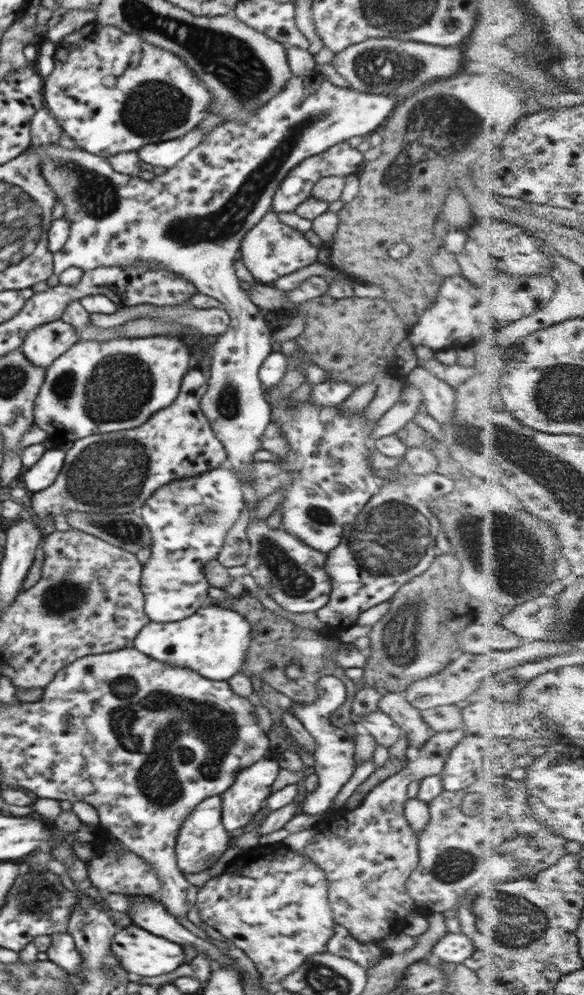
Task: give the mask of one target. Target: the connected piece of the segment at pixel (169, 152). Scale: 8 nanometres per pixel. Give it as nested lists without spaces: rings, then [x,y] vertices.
[[[194,127],[184,136],[159,142],[158,144],[147,144],[140,148],[138,155],[140,160],[152,164],[154,167],[170,169],[181,161],[193,148],[196,148],[206,134],[198,127]]]

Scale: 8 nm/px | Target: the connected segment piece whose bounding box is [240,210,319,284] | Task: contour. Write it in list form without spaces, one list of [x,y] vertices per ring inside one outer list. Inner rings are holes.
[[[271,210],[244,236],[240,252],[244,266],[252,273],[255,280],[260,284],[272,284],[281,276],[314,264],[318,259],[319,249],[316,249],[302,232],[282,224],[277,214]]]

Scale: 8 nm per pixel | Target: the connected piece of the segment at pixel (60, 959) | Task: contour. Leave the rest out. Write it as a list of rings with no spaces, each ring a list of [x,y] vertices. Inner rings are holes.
[[[68,932],[50,936],[52,946],[46,951],[49,960],[60,966],[60,968],[64,968],[68,974],[78,974],[82,970],[80,964],[84,962],[84,959],[82,959],[80,951],[76,949],[72,936]]]

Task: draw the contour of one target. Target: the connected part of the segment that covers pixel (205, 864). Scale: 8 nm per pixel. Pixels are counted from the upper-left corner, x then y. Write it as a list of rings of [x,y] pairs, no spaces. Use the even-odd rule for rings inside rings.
[[[219,798],[204,800],[194,807],[178,831],[175,852],[179,870],[186,874],[209,868],[229,848],[230,840],[228,831],[222,824],[222,802]]]

